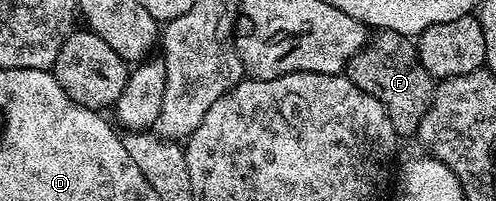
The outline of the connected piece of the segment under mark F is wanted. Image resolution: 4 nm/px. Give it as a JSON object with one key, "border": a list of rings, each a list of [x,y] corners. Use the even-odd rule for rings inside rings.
{"border":[[[388,29],[376,32],[356,57],[347,65],[345,76],[365,95],[377,99],[389,115],[400,138],[418,134],[421,119],[435,98],[436,78],[432,77],[419,58],[416,42],[408,34],[394,33]]]}

